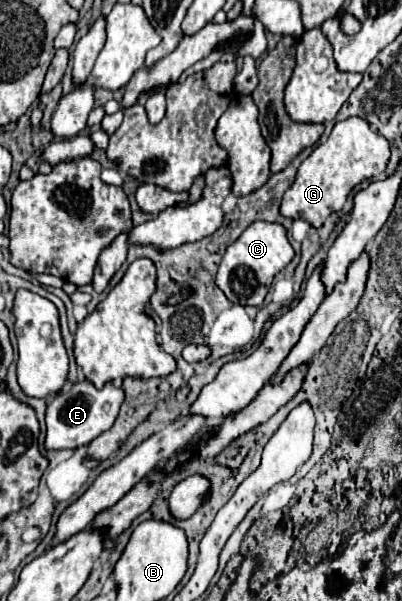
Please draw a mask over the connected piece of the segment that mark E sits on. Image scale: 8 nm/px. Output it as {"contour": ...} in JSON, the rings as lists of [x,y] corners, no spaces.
{"contour":[[[87,378],[77,382],[65,382],[63,390],[49,396],[47,404],[47,450],[63,450],[63,448],[79,448],[89,444],[93,438],[109,430],[119,414],[119,408],[125,400],[123,388],[117,388],[113,382],[107,382],[103,390],[95,390]]]}

